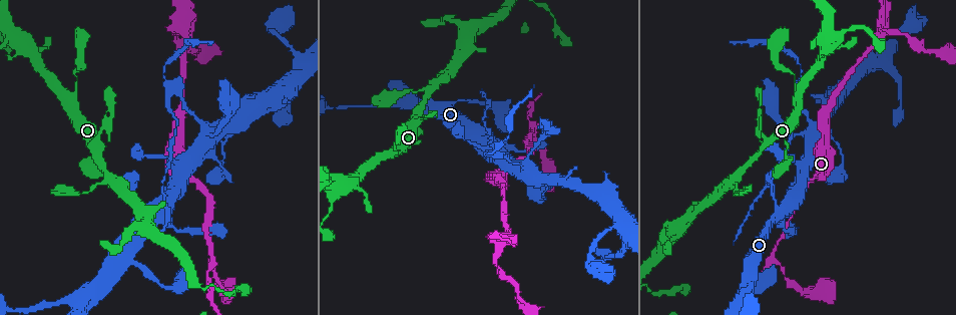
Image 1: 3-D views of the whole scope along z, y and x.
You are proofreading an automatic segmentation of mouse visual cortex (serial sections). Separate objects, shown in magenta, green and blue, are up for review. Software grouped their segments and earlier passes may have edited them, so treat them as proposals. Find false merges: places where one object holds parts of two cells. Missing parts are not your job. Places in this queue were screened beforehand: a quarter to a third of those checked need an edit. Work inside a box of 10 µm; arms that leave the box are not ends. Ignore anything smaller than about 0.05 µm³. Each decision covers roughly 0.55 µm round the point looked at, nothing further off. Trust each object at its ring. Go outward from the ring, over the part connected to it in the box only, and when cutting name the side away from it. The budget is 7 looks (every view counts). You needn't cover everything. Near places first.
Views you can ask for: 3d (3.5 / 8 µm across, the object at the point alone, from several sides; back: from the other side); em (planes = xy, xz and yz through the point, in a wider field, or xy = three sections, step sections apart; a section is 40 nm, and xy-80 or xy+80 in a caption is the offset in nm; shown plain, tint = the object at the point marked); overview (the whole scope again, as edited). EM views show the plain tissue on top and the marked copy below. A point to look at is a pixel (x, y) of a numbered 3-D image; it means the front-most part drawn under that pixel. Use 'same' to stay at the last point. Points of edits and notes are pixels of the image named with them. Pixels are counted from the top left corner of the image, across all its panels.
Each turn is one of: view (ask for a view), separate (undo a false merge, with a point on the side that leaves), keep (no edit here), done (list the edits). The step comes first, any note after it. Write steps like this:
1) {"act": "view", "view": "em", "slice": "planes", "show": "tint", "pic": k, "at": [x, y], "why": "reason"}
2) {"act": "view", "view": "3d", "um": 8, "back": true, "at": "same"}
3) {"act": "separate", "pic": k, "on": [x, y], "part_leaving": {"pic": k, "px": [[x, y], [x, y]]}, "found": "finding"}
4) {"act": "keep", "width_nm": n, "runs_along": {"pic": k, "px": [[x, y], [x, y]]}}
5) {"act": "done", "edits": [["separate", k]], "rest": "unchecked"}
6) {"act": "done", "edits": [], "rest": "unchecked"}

{"act": "view", "view": "3d", "um": 3.5, "pic": 1, "at": [734, 190], "why": "narrows sharply"}

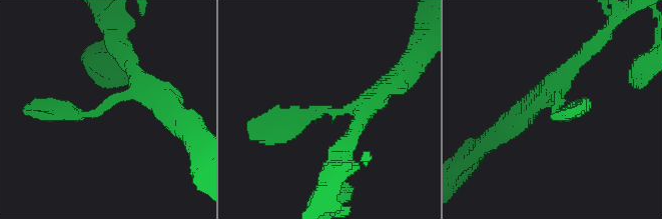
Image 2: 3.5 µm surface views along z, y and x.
{"act": "keep", "runs_along": {"pic": 2, "px": [[138, 79], [95, 113], [31, 107]]}, "found": "one cell here"}

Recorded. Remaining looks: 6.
{"act": "view", "view": "3d", "um": 3.5, "pic": 1, "at": [184, 33], "why": "four or more arms meet"}

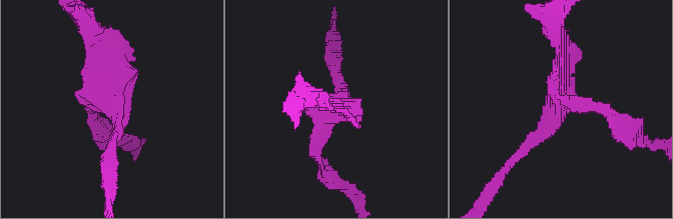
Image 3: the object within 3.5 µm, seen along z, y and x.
{"act": "view", "view": "em", "slice": "xy", "step": 5, "show": "tint", "pic": 3, "at": [116, 102]}

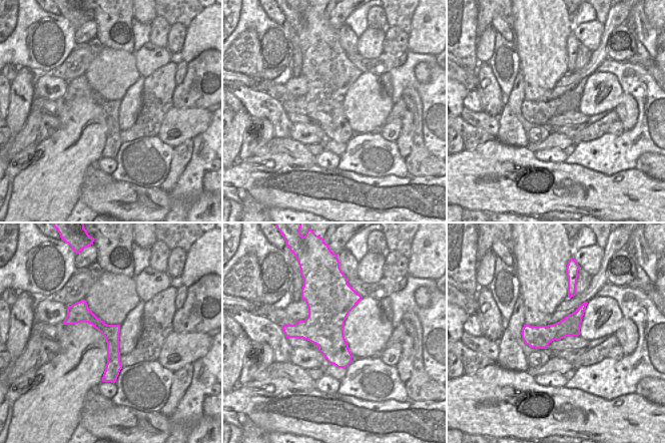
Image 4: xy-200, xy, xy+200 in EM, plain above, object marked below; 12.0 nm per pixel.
{"act": "keep", "runs_along": {"pic": 3, "px": [[523, 151], [563, 102], [612, 120]]}, "found": "continuous, no second cell"}

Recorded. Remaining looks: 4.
{"act": "view", "view": "3d", "um": 3.5, "pic": 1, "at": [771, 259], "why": "branch point"}

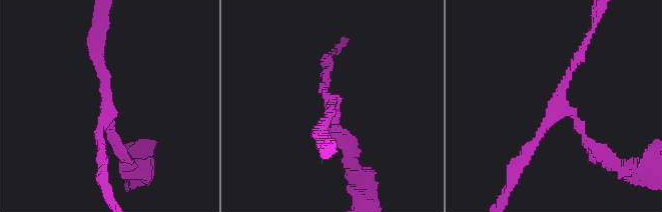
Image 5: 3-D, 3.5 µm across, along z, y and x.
{"act": "view", "view": "em", "slice": "xy", "step": 5, "show": "tint", "pic": 5, "at": [106, 104], "arms": 3, "arm_widths_nm": [150, 150, 150], "why": "shape alone is not enough"}

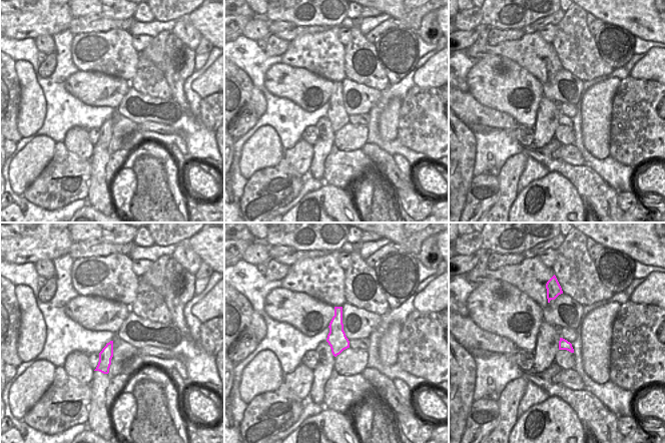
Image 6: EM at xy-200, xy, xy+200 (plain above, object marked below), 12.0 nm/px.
{"act": "view", "view": "em", "slice": "xy", "step": 2, "show": "tint", "at": "same", "why": "cut it another way"}

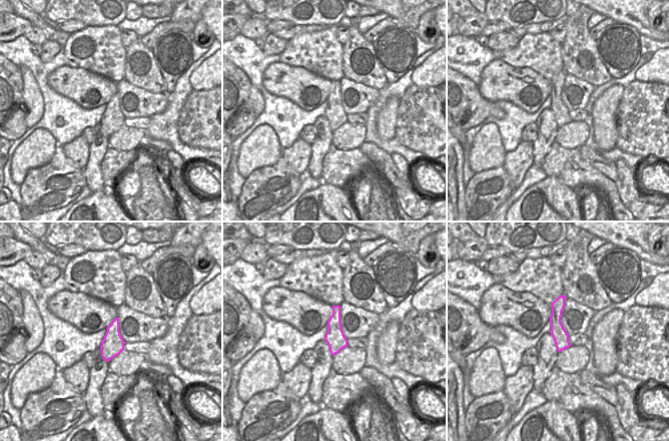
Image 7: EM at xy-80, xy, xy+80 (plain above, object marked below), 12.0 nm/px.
{"act": "keep", "width_nm": 240, "runs_along": {"pic": 7, "px": [[562, 298], [557, 306], [559, 348]]}, "found": "continuous, no second cell"}

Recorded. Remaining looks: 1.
{"act": "done", "edits": [], "rest": "unchecked"}

